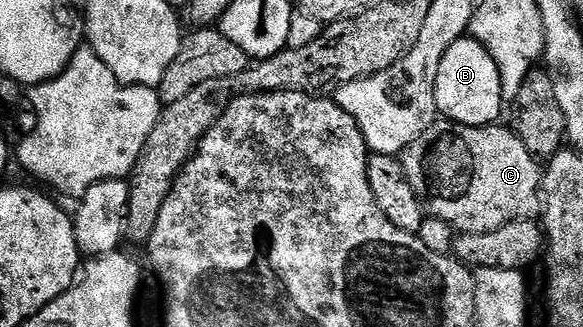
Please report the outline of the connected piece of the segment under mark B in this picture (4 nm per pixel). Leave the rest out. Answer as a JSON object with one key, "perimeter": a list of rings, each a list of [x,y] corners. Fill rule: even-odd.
{"perimeter":[[[464,37],[449,45],[449,53],[441,57],[441,69],[437,69],[435,86],[437,109],[444,119],[470,127],[490,127],[503,111],[503,82],[497,69],[497,61],[489,57],[485,45],[475,39]]]}

